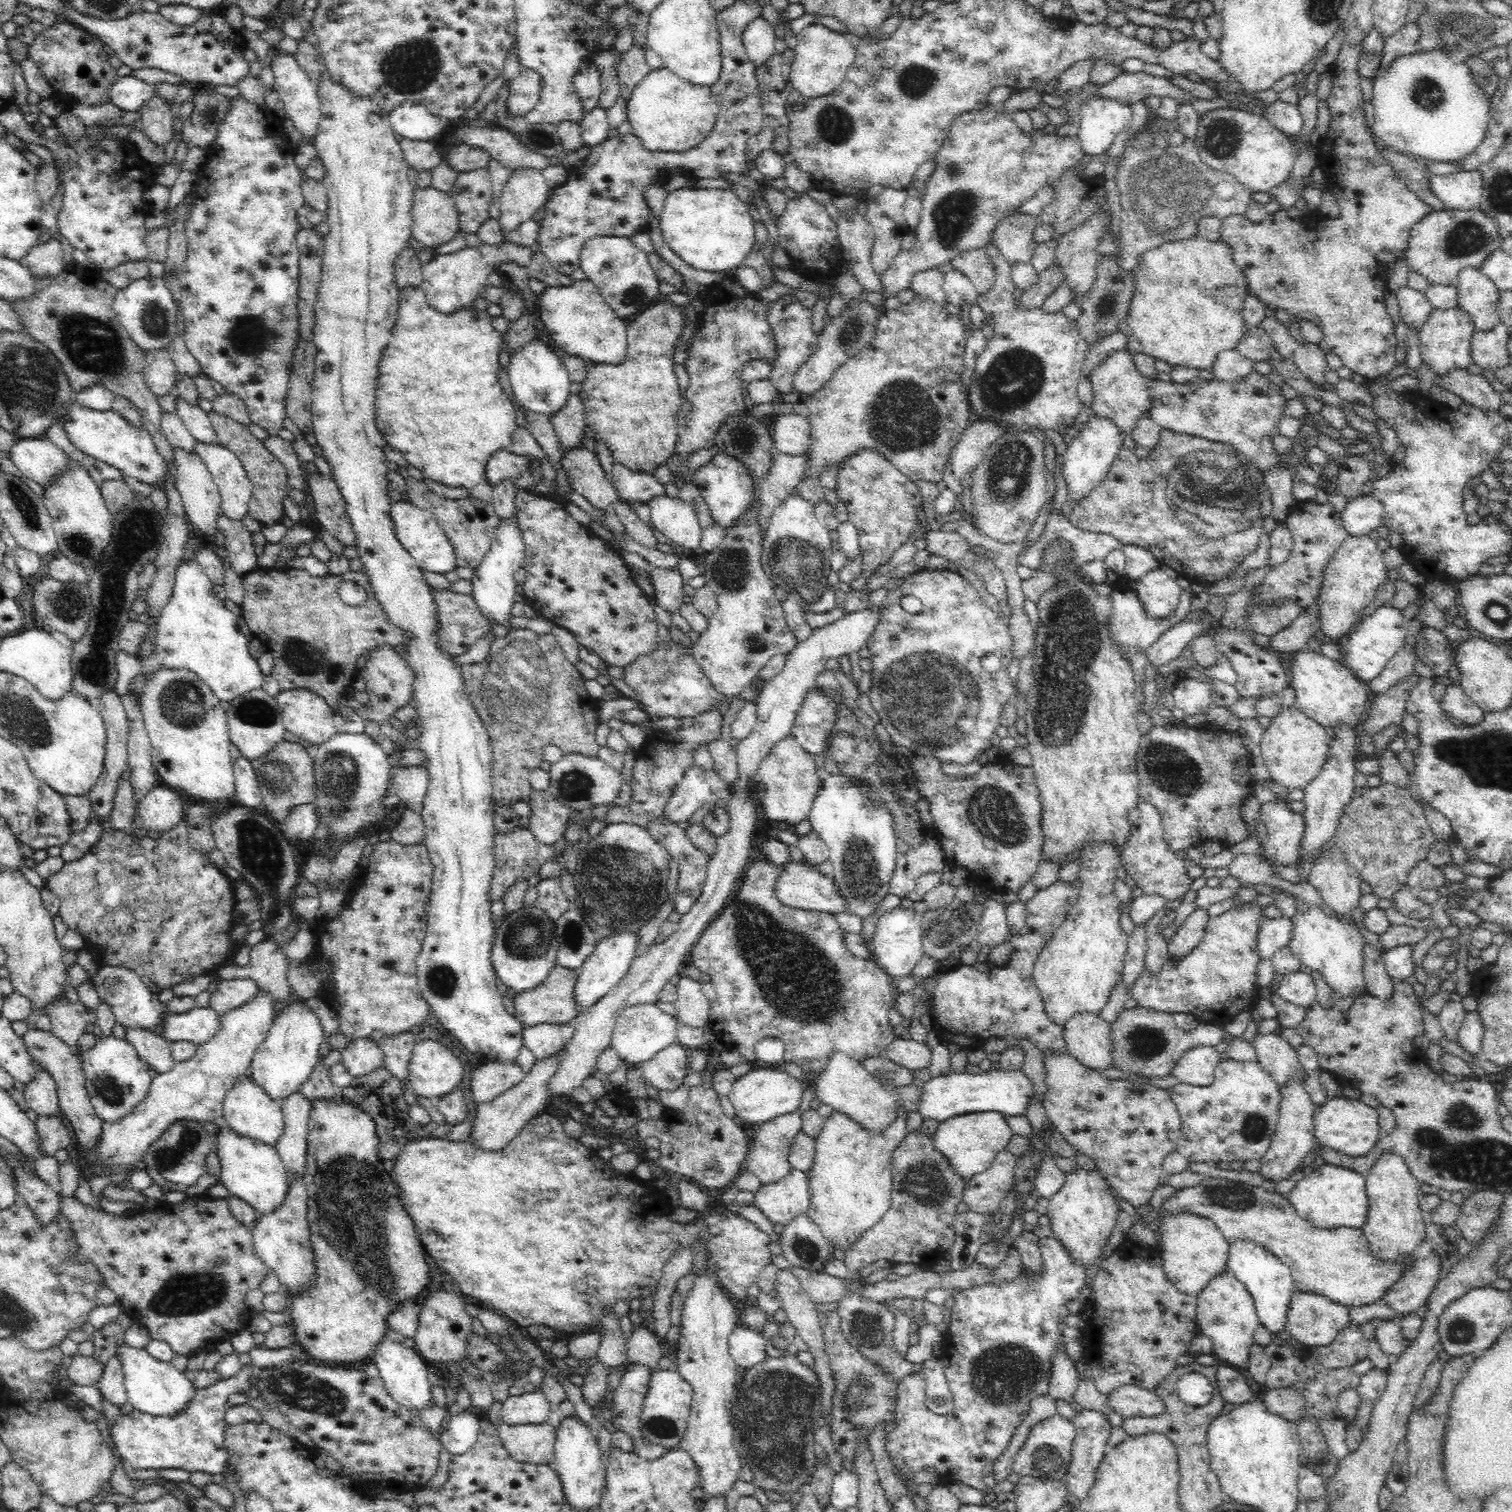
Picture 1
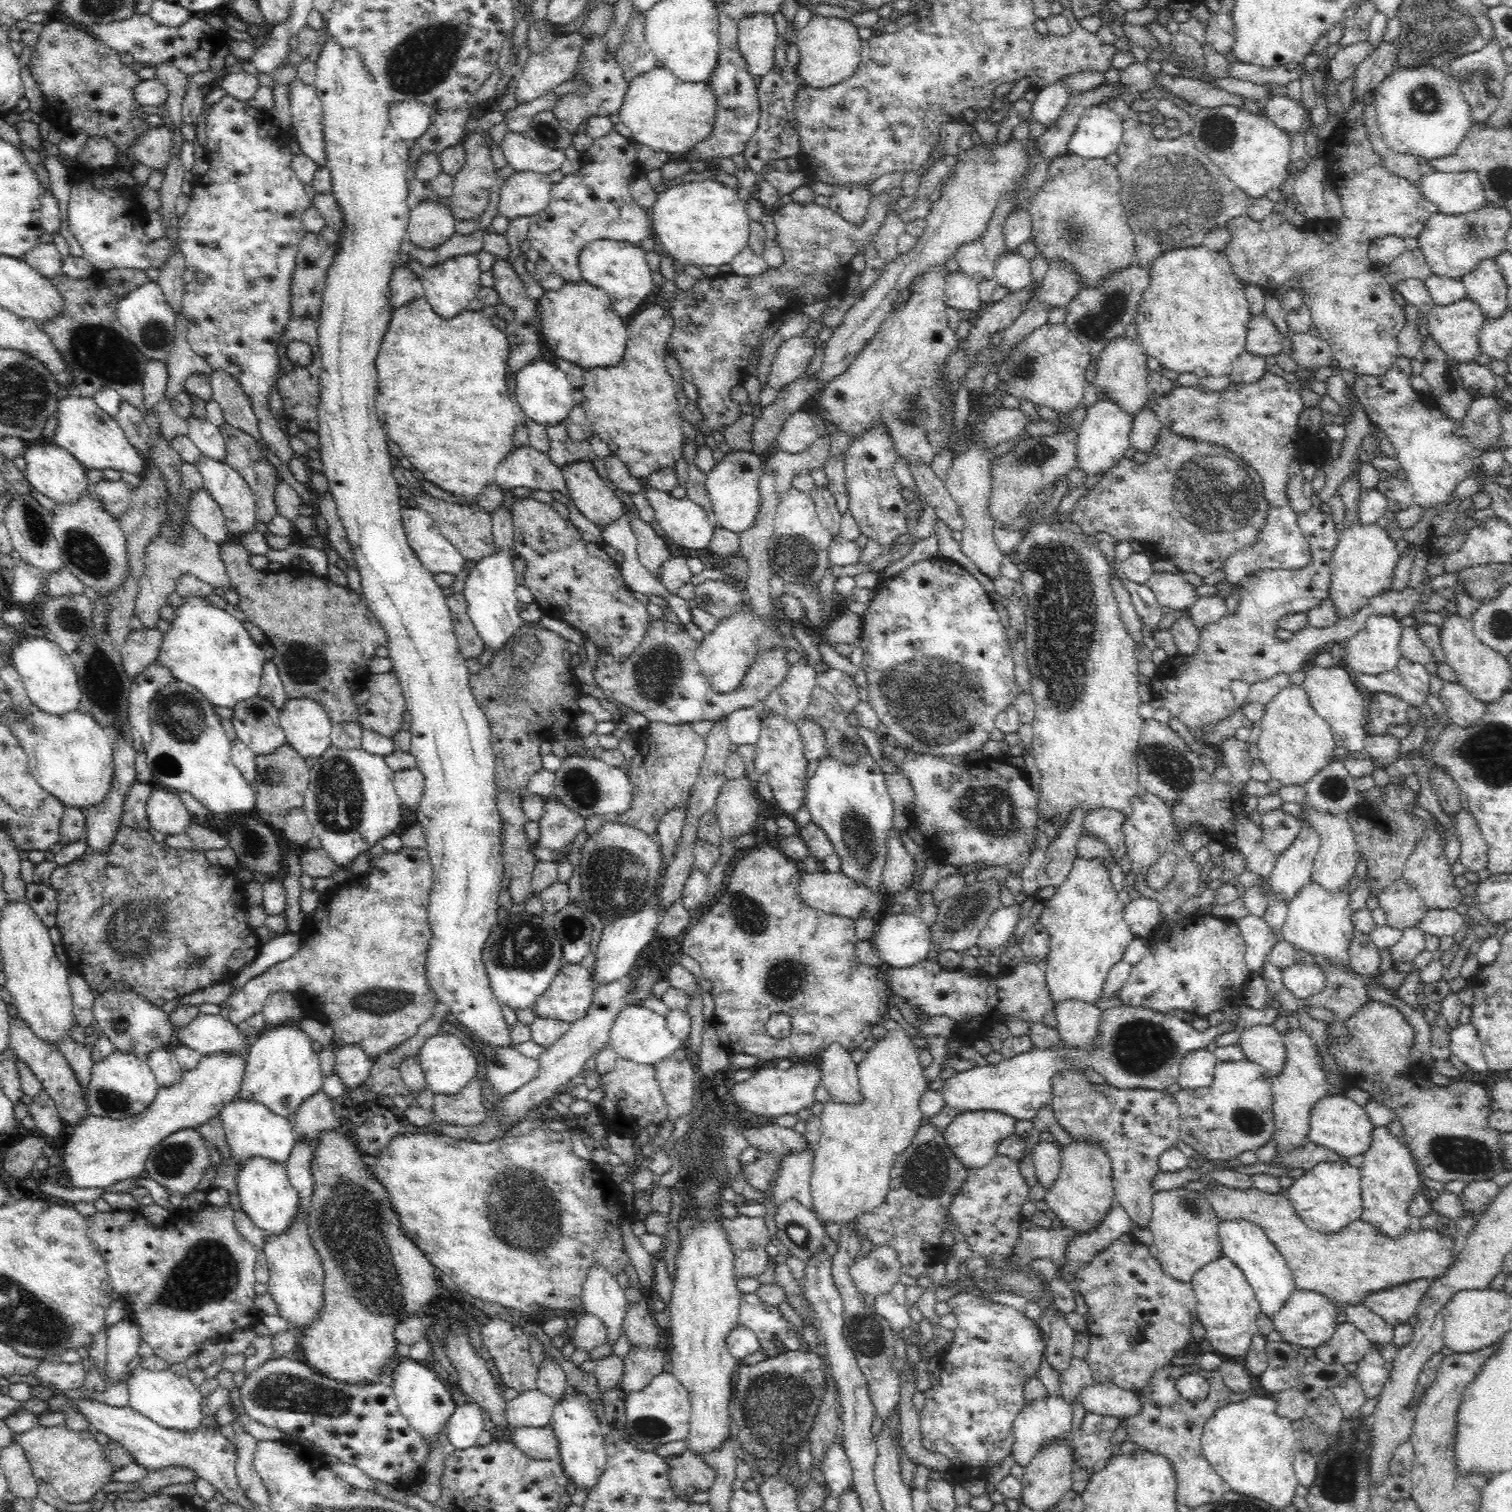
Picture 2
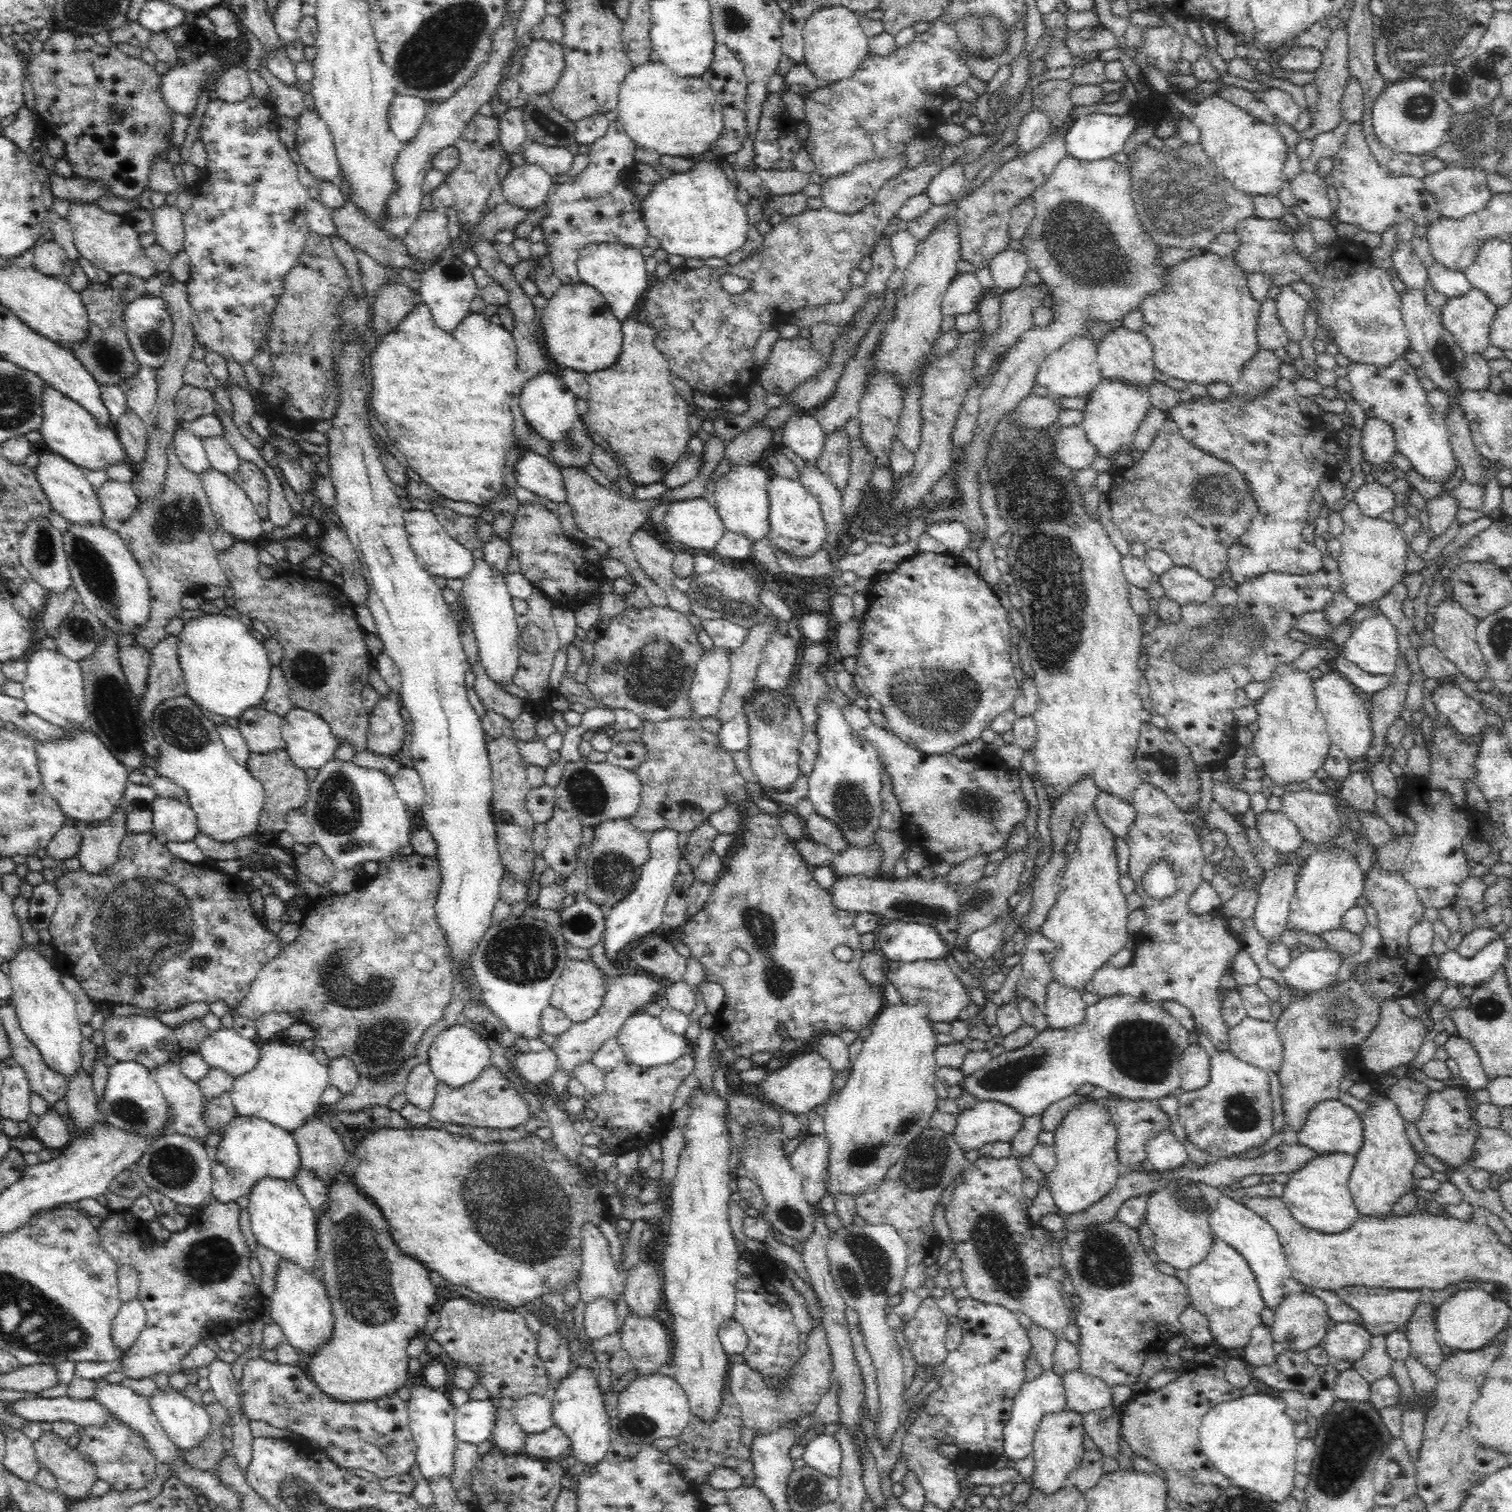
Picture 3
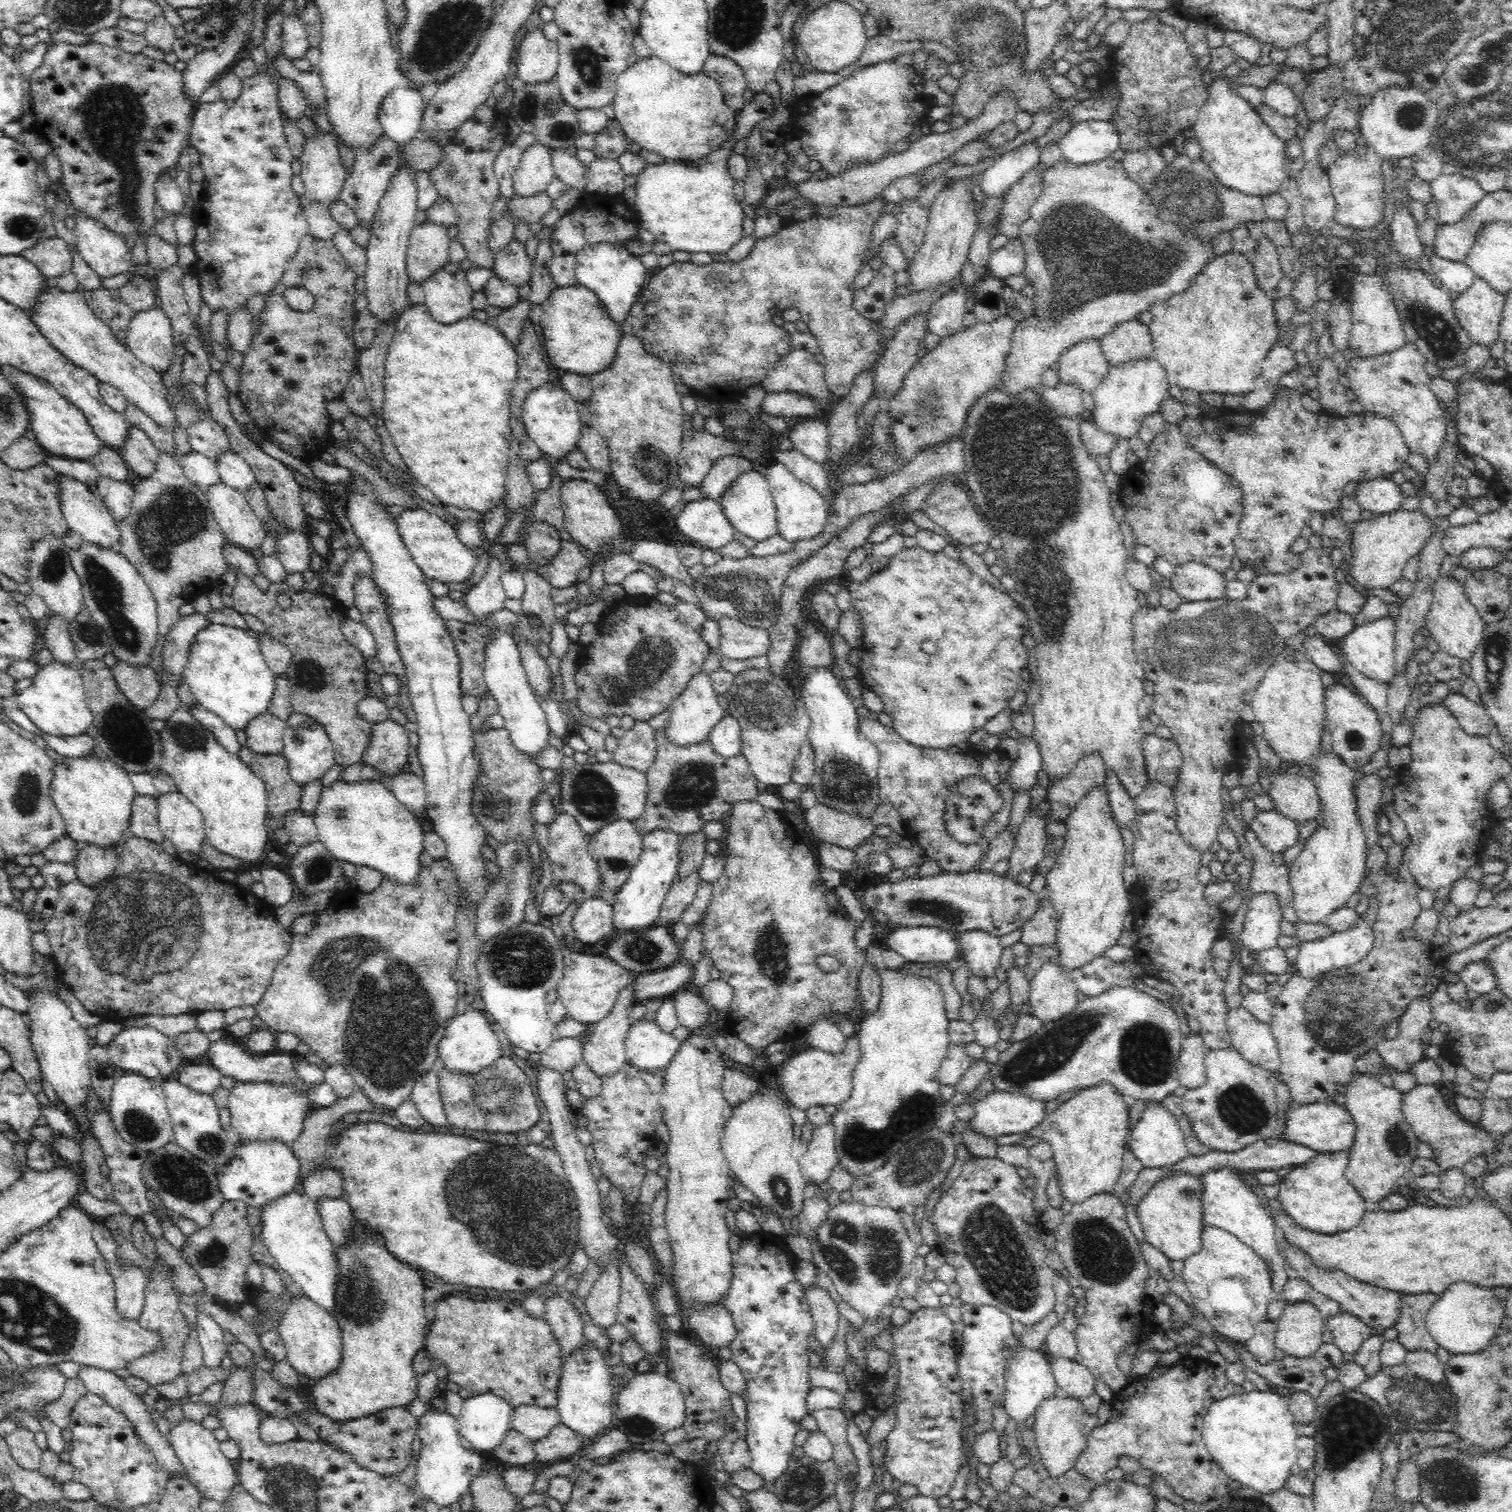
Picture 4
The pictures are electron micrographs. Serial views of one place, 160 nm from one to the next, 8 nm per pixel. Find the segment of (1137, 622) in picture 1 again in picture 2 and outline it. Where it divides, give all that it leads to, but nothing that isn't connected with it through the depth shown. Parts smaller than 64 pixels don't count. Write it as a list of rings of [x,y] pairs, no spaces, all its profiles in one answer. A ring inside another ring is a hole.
[[[1128,578],[1123,584],[1130,594],[1132,604],[1134,604],[1136,613],[1140,617],[1141,625],[1147,628],[1153,637],[1154,632],[1158,630],[1165,609],[1160,606],[1154,592],[1146,584],[1134,584]]]

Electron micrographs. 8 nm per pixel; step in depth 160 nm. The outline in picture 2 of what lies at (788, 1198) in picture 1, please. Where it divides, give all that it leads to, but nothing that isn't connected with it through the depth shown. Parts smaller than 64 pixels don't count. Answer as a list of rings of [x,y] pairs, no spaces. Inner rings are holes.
[[[806,1145],[781,1157],[781,1170],[776,1185],[767,1193],[770,1200],[778,1206],[788,1197],[798,1199],[806,1208],[812,1209],[811,1176],[815,1150]]]

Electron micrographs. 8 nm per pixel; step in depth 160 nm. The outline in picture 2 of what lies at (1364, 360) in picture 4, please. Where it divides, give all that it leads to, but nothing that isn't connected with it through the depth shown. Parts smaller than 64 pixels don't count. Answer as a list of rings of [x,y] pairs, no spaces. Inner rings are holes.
[[[1399,356],[1384,374],[1356,373],[1350,388],[1370,423],[1385,431],[1404,469],[1405,482],[1398,482],[1393,476],[1378,486],[1388,499],[1388,509],[1394,513],[1409,507],[1419,513],[1422,509],[1447,504],[1456,486],[1469,477],[1469,472],[1482,468],[1479,456],[1490,452],[1490,446],[1500,440],[1498,400],[1494,396],[1474,398],[1469,422],[1465,420],[1465,430],[1458,431],[1440,410],[1424,402],[1422,394],[1412,387],[1412,374],[1410,360]]]

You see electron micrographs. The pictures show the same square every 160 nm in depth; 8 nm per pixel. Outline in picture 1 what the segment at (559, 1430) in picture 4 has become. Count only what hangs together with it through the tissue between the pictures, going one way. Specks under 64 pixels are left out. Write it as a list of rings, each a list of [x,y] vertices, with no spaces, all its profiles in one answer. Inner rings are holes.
[[[546,1423],[519,1426],[502,1424],[493,1432],[517,1461],[548,1465],[554,1461],[553,1447],[557,1430]]]

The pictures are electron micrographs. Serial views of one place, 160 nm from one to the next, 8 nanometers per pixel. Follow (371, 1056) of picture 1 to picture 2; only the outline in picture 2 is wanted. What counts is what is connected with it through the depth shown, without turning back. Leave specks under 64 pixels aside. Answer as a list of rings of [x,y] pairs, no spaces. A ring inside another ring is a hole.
[[[356,1044],[336,1048],[333,1053],[335,1054],[333,1073],[346,1089],[357,1087],[368,1076],[368,1071],[374,1064],[374,1059],[366,1058]]]

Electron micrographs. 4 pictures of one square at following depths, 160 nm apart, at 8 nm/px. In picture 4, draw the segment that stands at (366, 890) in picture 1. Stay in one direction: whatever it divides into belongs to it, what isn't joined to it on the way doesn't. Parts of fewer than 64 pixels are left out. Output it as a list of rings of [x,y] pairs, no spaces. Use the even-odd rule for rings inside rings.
[[[448,859],[438,860],[420,870],[420,881],[414,887],[400,887],[394,882],[384,879],[373,892],[356,894],[356,898],[349,900],[347,891],[338,891],[328,908],[317,914],[315,928],[307,935],[295,934],[291,937],[291,948],[287,958],[278,964],[272,982],[268,986],[264,998],[253,1006],[260,1020],[270,1027],[272,1032],[286,1032],[296,1035],[300,1042],[308,1044],[314,1056],[320,1056],[329,1066],[342,1065],[355,1080],[357,1086],[371,1100],[374,1106],[384,1110],[396,1110],[404,1100],[408,1100],[416,1082],[434,1068],[434,1062],[439,1057],[440,1040],[446,1036],[450,1020],[456,1013],[459,988],[454,981],[459,958],[457,944],[456,914],[459,908],[459,876],[454,871],[454,865]]]

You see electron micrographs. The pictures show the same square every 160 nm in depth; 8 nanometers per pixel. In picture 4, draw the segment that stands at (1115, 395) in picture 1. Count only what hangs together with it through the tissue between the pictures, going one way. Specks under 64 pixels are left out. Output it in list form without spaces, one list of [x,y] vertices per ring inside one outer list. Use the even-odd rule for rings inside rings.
[[[1138,319],[1116,324],[1100,342],[1110,366],[1153,356],[1153,340],[1149,326]]]

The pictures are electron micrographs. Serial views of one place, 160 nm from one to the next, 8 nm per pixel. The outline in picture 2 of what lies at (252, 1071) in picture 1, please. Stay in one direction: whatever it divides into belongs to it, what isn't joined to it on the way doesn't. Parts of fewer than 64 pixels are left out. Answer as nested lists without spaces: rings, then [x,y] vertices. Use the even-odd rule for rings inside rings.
[[[294,1025],[262,1033],[251,1043],[237,1098],[257,1102],[272,1114],[291,1120],[300,1106],[321,1090],[325,1077],[311,1043],[312,1040]]]

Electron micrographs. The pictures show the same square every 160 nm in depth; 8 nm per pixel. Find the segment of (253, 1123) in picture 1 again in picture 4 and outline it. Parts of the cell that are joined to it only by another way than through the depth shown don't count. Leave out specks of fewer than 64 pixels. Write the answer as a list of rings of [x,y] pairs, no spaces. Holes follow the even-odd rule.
[[[252,1142],[241,1146],[237,1143],[236,1156],[227,1166],[218,1167],[216,1174],[220,1191],[224,1193],[224,1200],[244,1201],[248,1206],[262,1209],[290,1192],[295,1192],[300,1162],[294,1156],[291,1147],[286,1144]]]

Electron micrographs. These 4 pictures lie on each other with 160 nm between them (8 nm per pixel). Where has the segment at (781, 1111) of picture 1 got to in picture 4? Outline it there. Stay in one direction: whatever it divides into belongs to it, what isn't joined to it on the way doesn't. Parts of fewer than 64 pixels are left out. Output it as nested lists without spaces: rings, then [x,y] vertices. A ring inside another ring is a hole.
[[[856,1035],[848,1037],[844,1048],[839,1053],[829,1053],[822,1049],[810,1048],[790,1057],[784,1066],[780,1066],[778,1080],[780,1091],[789,1104],[806,1110],[814,1105],[832,1104],[835,1107],[846,1102],[852,1094],[852,1076],[860,1064],[862,1051]]]

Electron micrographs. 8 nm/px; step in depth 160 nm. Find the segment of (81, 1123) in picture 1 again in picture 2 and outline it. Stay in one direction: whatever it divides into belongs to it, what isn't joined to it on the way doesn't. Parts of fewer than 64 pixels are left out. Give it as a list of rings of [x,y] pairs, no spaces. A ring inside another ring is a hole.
[[[19,1017],[10,1020],[9,1048],[15,1058],[25,1064],[36,1077],[42,1085],[42,1091],[54,1100],[60,1118],[69,1128],[87,1114],[86,1100],[81,1096],[80,1087],[68,1061],[62,1056],[58,1047],[54,1048],[38,1040]]]

